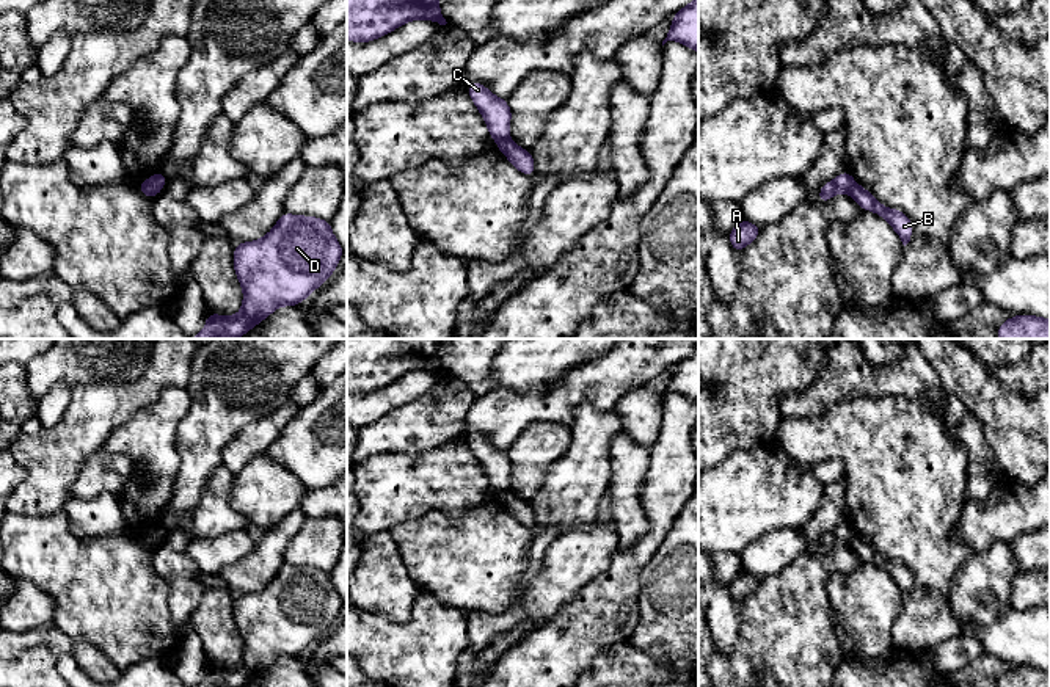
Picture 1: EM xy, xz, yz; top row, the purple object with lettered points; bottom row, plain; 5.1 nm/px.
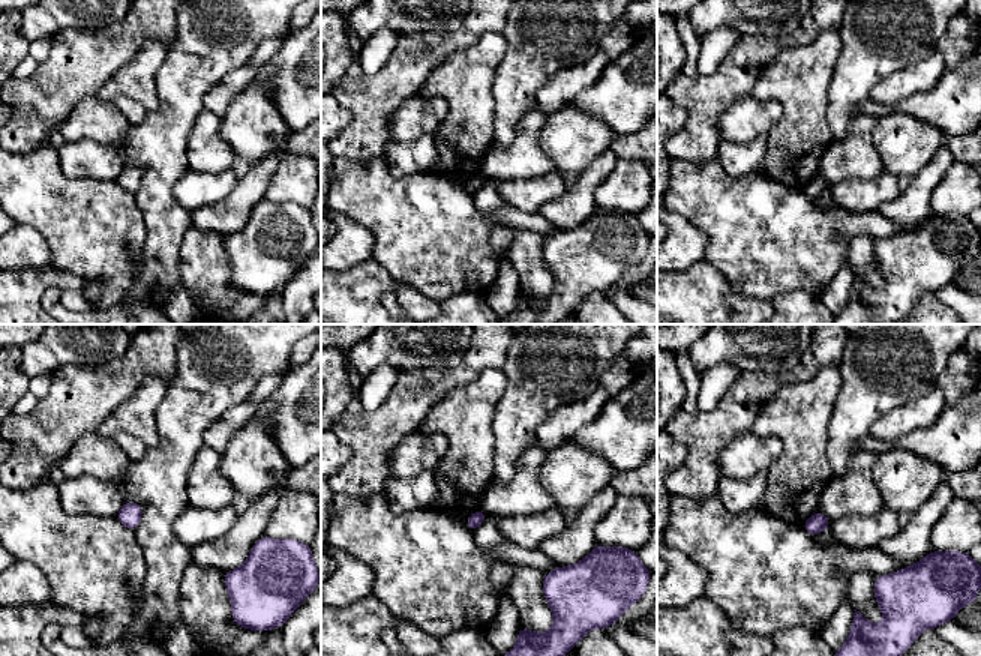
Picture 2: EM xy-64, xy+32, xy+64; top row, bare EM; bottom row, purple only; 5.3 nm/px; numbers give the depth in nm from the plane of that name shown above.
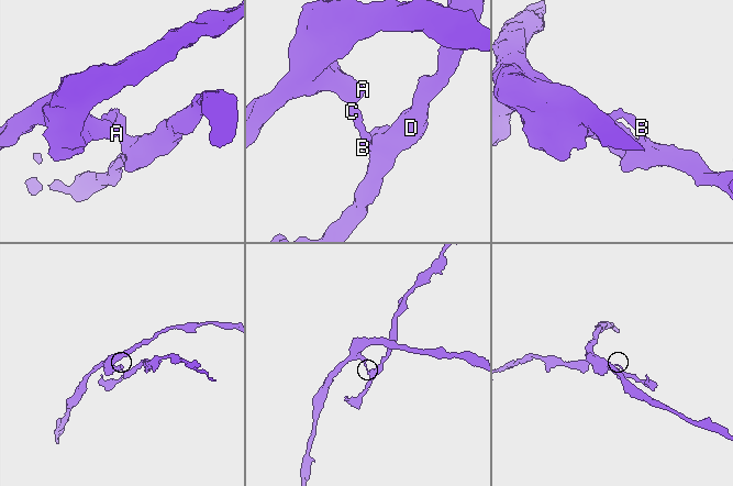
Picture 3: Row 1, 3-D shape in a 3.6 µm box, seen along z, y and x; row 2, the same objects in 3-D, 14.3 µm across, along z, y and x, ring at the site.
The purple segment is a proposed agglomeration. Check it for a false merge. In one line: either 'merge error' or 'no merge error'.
merge error

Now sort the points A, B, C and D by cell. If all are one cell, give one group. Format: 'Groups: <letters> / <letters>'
Groups: A C / B D

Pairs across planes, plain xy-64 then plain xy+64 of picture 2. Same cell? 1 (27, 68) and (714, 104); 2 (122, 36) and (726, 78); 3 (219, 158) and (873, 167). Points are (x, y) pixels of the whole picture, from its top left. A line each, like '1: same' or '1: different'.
1: different
2: same
3: same

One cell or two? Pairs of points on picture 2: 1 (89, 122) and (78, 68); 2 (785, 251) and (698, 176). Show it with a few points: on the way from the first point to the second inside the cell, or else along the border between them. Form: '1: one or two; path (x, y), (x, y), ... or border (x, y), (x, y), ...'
1: two; border (93, 95), (84, 96), (60, 123)
2: one; path (764, 236), (719, 197)

